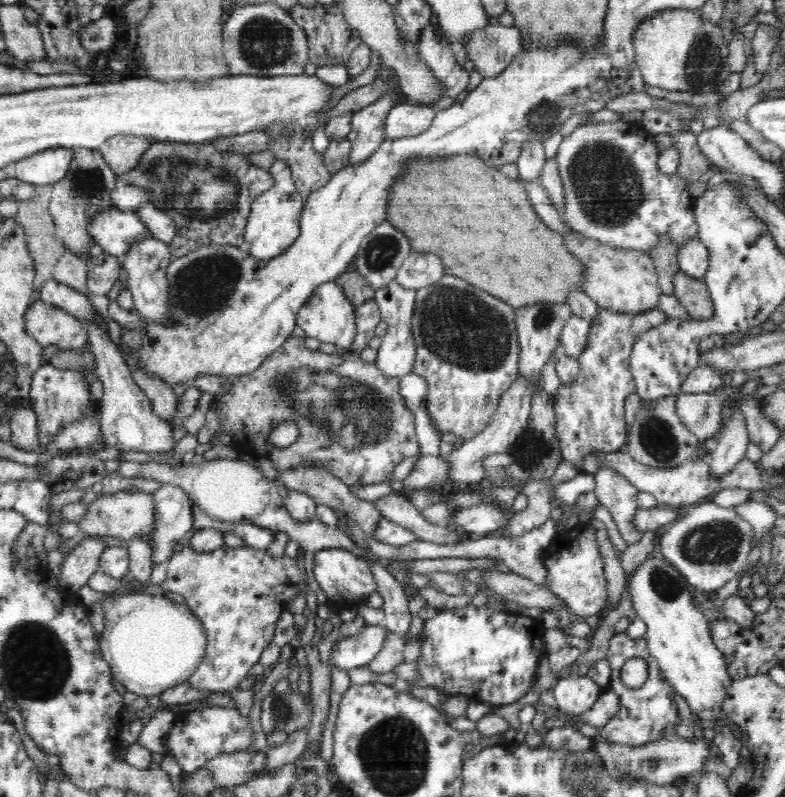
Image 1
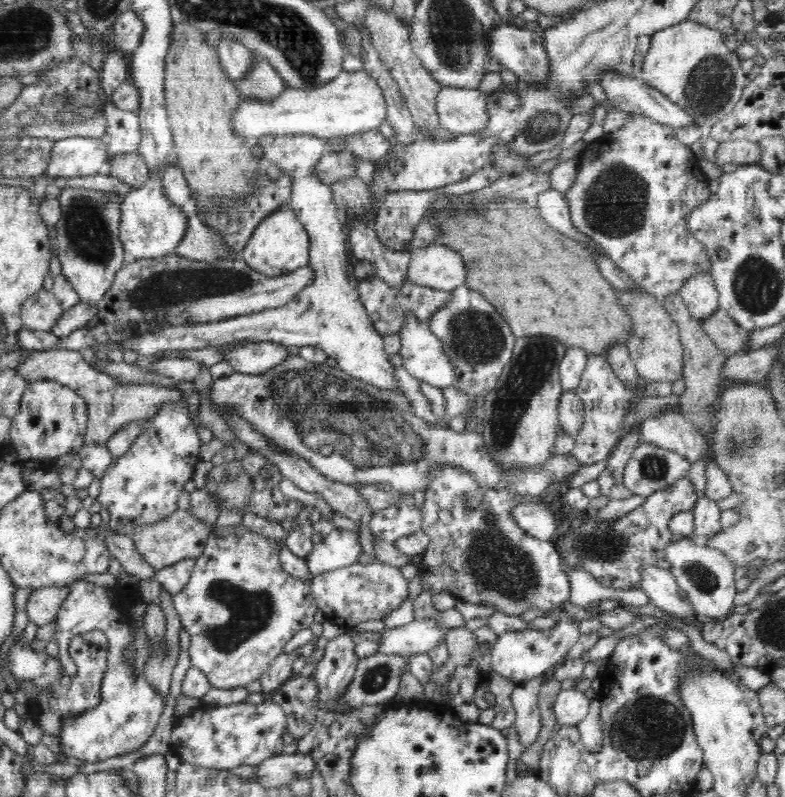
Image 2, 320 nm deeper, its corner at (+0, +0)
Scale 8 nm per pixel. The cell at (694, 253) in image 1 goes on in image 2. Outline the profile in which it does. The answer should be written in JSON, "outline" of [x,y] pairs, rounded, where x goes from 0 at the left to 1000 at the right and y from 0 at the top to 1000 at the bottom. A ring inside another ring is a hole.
{"outline":[[[904,343],[876,349],[866,361],[866,370],[880,398],[892,405],[916,386],[916,371]]]}

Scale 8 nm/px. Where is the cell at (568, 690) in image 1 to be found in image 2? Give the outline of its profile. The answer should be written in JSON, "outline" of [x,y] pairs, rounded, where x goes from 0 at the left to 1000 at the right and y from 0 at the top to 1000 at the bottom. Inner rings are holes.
{"outline":[[[716,864],[708,875],[704,890],[707,905],[713,911],[735,911],[750,892],[752,877],[744,868],[732,864]]]}

